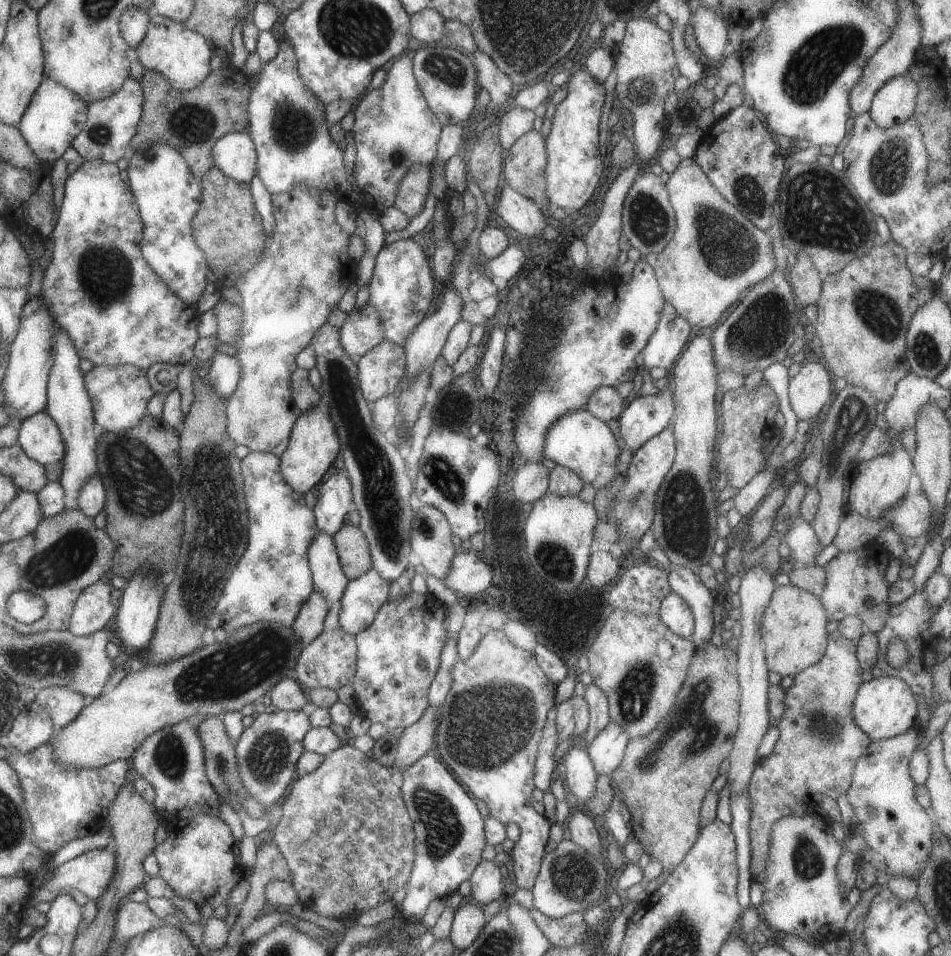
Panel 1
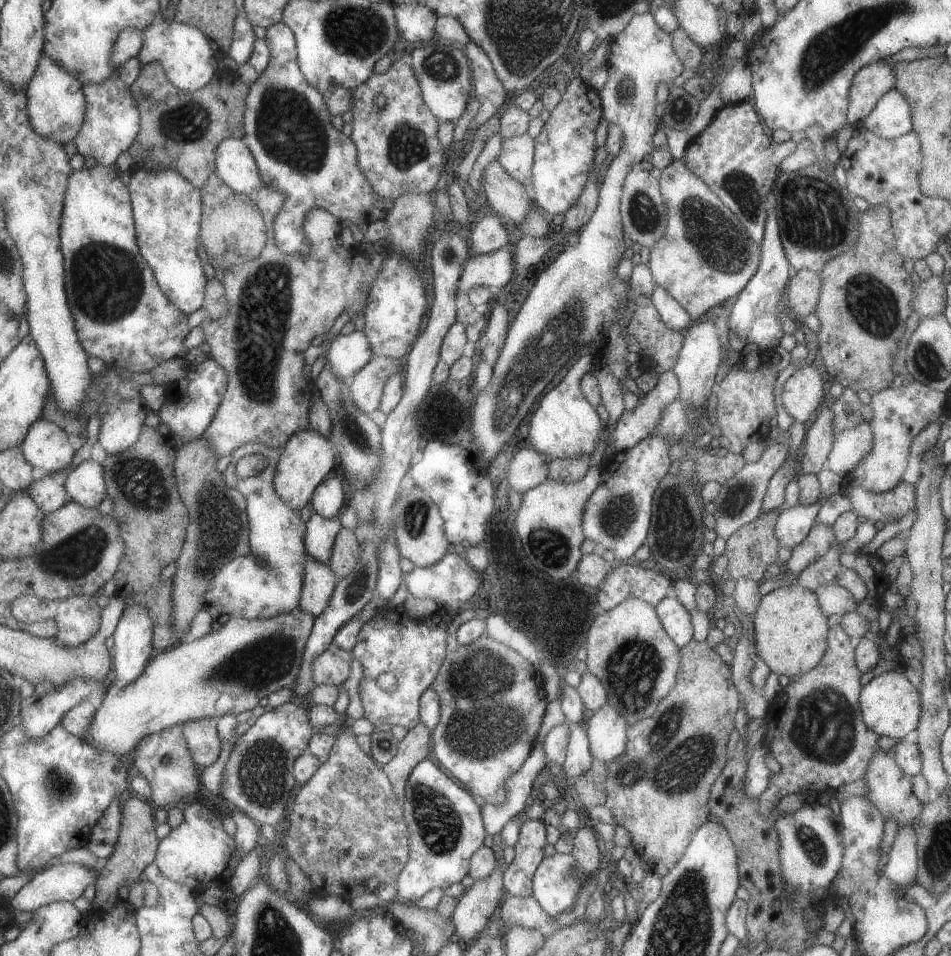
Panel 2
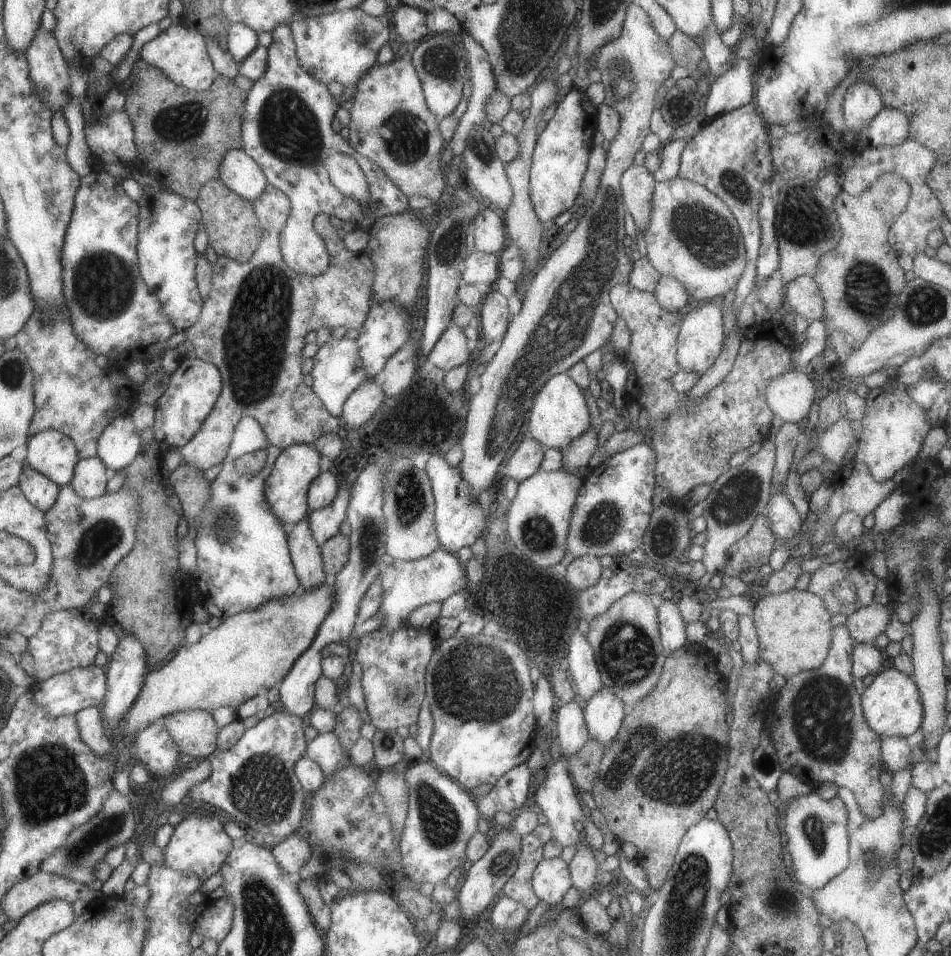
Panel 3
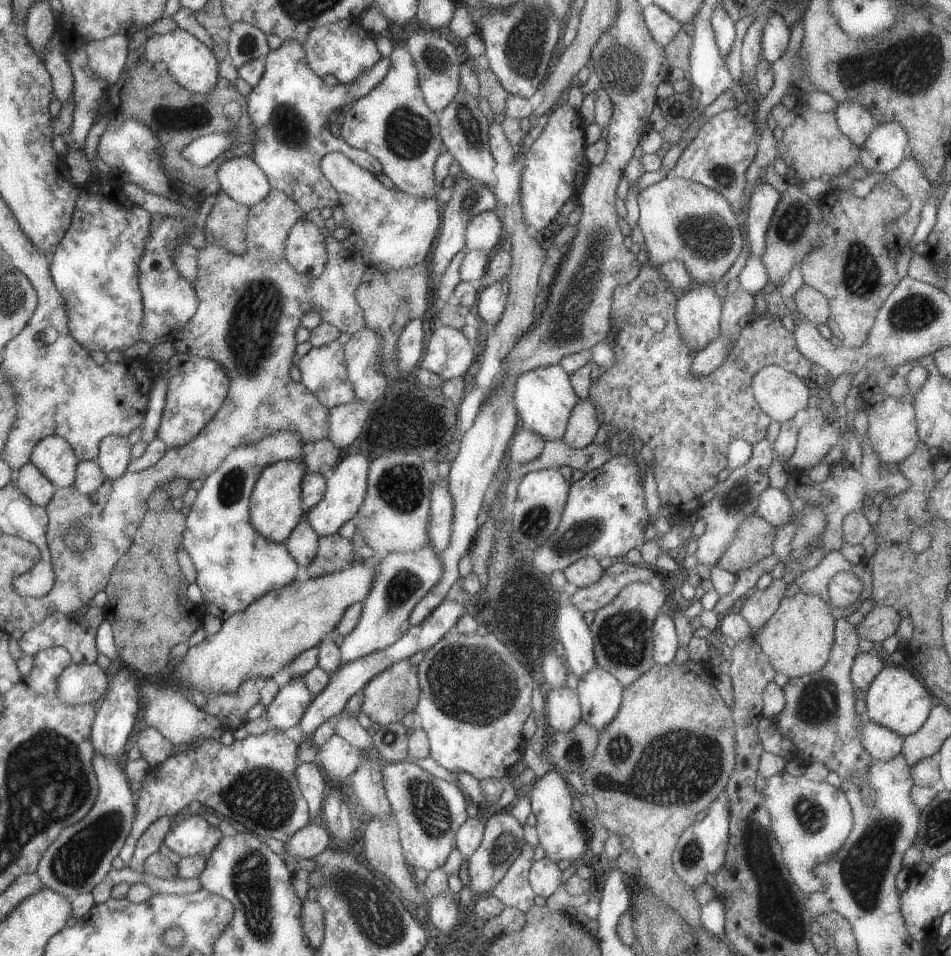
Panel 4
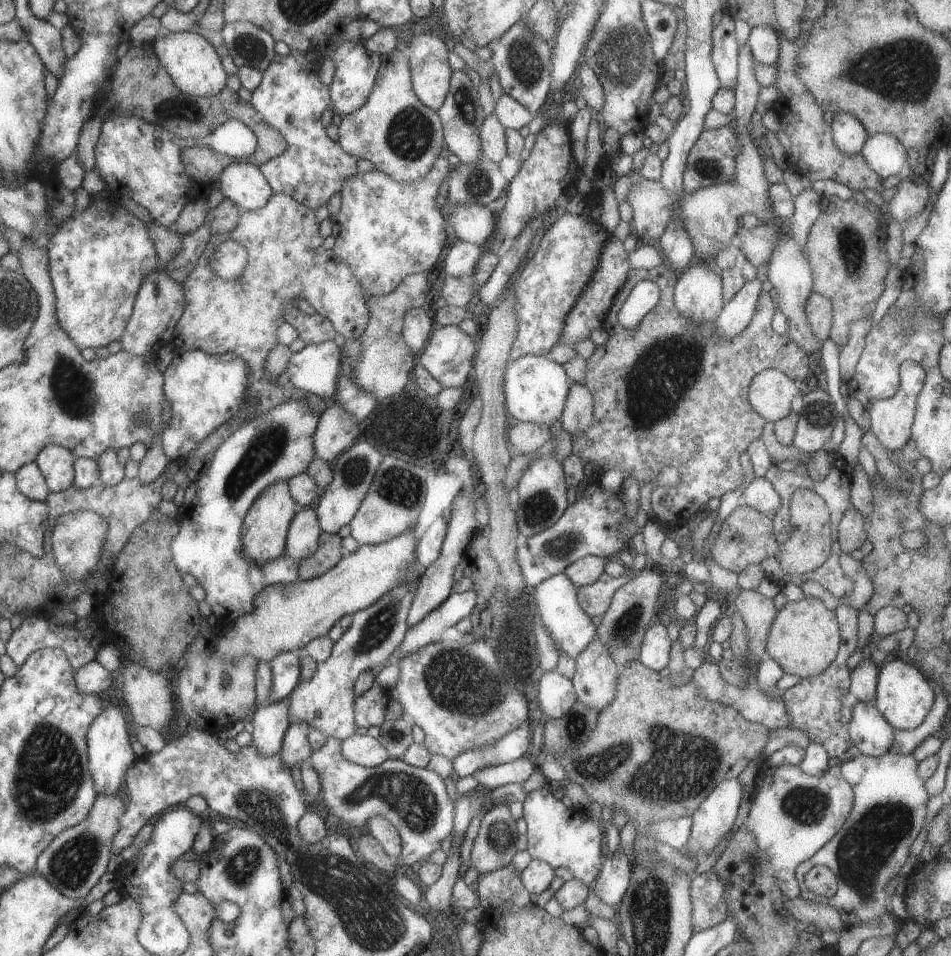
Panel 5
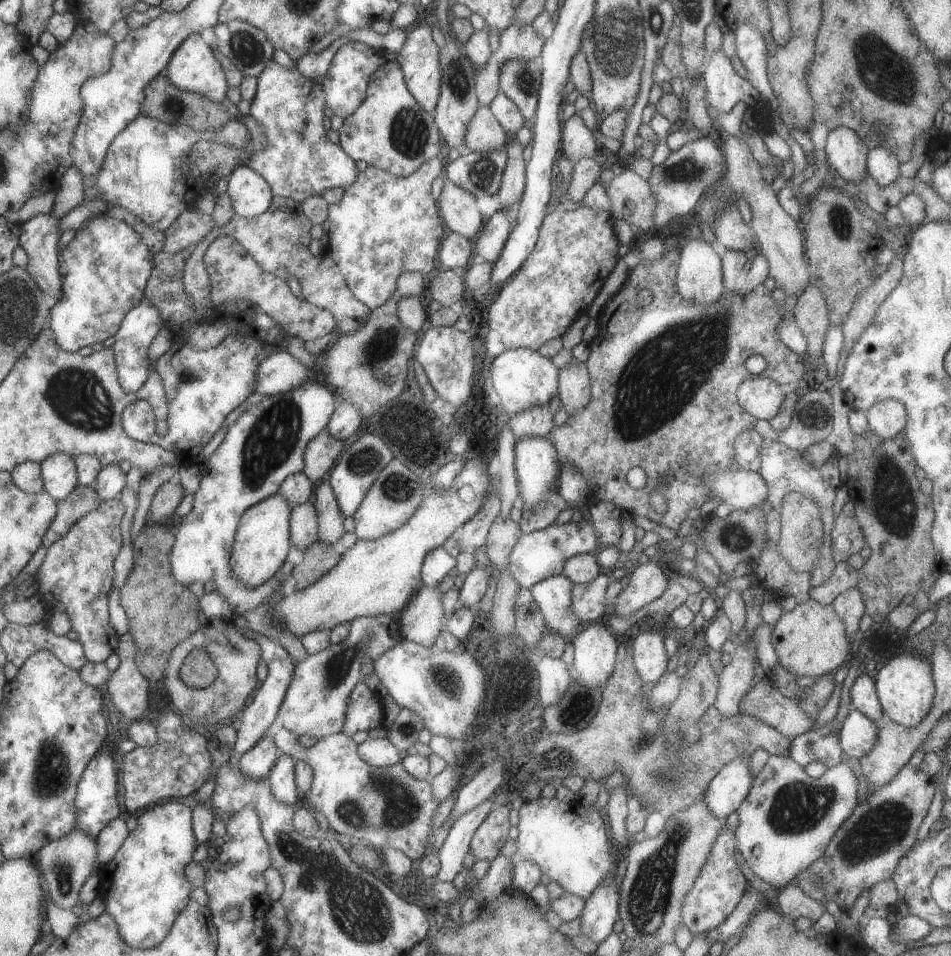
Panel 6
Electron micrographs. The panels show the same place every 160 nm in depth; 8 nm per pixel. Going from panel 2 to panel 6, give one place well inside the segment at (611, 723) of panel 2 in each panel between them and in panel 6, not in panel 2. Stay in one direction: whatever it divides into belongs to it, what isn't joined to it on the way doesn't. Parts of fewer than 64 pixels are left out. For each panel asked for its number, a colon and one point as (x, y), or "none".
3: (603, 713)
4: (599, 695)
5: (594, 681)
6: (594, 649)

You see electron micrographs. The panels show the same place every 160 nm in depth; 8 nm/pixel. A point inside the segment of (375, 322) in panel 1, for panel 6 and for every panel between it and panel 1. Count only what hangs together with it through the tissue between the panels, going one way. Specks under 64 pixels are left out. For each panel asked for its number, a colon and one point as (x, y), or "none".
2: (347, 353)
3: (337, 369)
4: (323, 371)
5: (314, 369)
6: (277, 373)

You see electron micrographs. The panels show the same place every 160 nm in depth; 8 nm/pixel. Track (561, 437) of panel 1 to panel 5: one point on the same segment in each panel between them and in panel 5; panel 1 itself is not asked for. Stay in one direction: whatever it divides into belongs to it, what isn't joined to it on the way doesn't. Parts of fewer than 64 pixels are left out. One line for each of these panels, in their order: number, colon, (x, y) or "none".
2: (564, 425)
3: (558, 414)
4: (543, 398)
5: (534, 387)

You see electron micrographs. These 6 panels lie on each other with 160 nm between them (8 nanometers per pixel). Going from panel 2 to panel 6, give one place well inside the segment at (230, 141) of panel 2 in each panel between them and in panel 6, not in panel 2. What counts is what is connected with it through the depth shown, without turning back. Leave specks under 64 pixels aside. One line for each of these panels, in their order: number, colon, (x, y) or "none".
3: (240, 174)
4: (239, 177)
5: (242, 183)
6: (250, 195)

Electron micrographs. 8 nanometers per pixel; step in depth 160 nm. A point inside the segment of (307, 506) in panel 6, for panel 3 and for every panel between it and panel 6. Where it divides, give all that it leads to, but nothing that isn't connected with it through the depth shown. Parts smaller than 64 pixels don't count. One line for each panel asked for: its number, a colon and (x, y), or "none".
3: (305, 555)
4: (301, 544)
5: (301, 540)

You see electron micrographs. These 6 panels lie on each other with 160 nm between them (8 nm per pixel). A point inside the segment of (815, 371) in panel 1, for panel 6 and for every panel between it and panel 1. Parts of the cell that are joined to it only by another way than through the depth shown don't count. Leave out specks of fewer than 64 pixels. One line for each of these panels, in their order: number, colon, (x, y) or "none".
2: (802, 392)
3: (790, 395)
4: (779, 393)
5: (770, 392)
6: (761, 397)

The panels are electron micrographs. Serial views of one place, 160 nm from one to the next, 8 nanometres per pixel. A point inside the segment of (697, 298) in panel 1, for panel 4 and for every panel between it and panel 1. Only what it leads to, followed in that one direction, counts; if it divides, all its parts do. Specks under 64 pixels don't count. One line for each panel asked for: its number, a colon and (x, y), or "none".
2: (705, 255)
3: (692, 236)
4: (680, 220)

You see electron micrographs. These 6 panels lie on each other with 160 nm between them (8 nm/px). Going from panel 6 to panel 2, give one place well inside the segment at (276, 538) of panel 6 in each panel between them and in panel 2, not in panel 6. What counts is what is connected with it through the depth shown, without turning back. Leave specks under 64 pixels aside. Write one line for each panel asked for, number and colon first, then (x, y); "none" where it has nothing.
2: (304, 460)
3: (285, 488)
4: (275, 508)
5: (264, 528)

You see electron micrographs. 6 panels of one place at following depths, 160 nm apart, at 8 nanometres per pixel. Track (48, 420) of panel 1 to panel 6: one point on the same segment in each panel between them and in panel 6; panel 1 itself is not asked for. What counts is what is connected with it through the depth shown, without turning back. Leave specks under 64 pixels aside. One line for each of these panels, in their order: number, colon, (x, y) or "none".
2: (49, 447)
3: (52, 452)
4: (55, 456)
5: (57, 463)
6: (60, 471)

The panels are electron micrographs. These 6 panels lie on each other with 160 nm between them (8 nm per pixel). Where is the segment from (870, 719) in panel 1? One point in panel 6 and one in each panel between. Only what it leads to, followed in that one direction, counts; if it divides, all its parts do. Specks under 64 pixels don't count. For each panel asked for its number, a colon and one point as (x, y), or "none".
2: (890, 706)
3: (891, 705)
4: (895, 699)
5: (903, 697)
6: (904, 686)

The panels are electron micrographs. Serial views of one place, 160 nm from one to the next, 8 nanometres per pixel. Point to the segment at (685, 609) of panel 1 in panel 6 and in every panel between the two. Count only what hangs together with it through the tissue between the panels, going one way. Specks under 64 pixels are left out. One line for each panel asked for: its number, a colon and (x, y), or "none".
2: (673, 616)
3: (671, 628)
4: (664, 638)
5: (654, 652)
6: (650, 662)

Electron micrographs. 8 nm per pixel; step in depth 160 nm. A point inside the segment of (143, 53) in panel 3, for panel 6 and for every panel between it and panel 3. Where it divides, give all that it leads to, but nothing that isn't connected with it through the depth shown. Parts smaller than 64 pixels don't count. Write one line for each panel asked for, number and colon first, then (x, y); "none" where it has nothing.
4: (193, 65)
5: (195, 69)
6: (192, 67)

